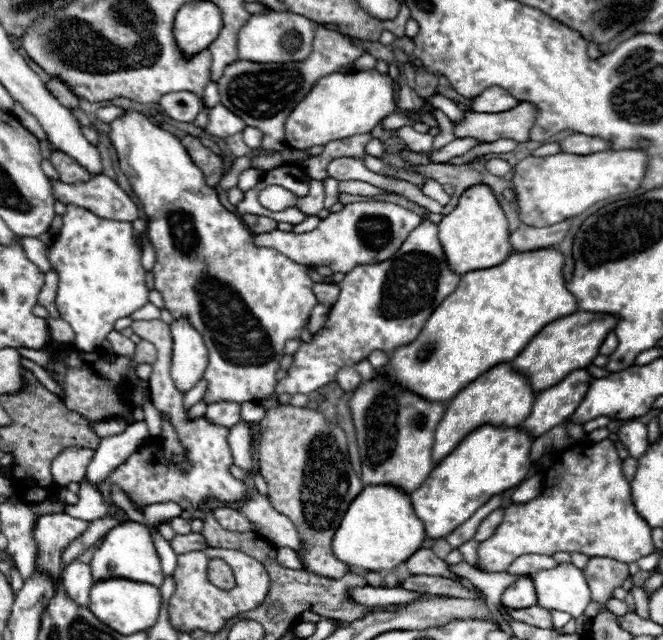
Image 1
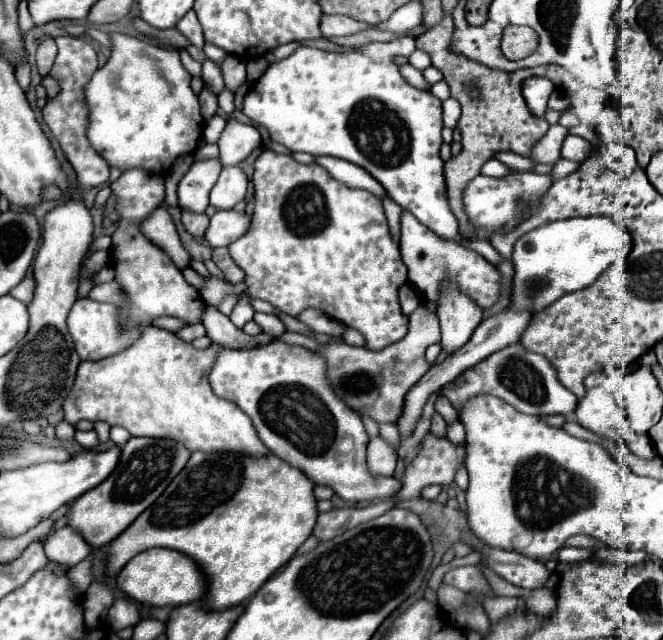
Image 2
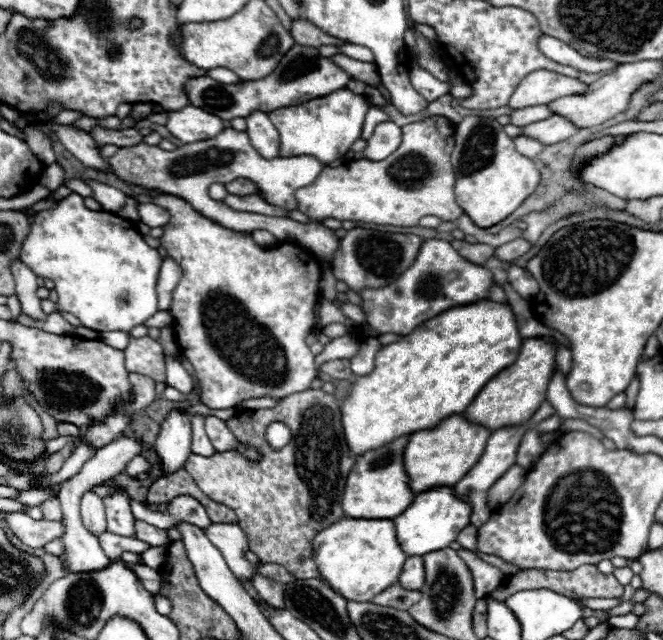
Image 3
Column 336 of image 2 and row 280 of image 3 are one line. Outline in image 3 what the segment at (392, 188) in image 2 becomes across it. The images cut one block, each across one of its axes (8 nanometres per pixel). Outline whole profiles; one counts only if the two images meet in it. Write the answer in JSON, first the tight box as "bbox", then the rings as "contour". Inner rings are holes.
{"bbox":[20,194,162,334],"contour":[[[70,194],[68,198],[60,200],[56,208],[36,212],[28,240],[24,240],[20,260],[24,260],[24,264],[34,274],[50,278],[56,284],[54,290],[58,294],[58,310],[74,314],[82,322],[82,326],[90,330],[96,332],[120,330],[128,334],[134,326],[144,324],[150,316],[158,312],[156,282],[162,266],[158,250],[150,248],[142,240],[134,222],[120,218],[116,214],[88,210],[78,194]]]}

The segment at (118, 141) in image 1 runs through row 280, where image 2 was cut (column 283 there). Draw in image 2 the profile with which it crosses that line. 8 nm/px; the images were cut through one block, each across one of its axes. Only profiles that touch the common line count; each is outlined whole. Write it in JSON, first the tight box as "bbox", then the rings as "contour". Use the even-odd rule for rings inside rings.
{"bbox":[228,150,408,350],"contour":[[[262,150],[262,154],[256,158],[254,162],[254,196],[256,196],[256,206],[254,206],[254,216],[252,216],[252,226],[250,230],[238,238],[236,242],[232,242],[228,246],[232,260],[244,270],[244,284],[246,284],[246,294],[250,298],[260,298],[270,302],[272,306],[276,306],[278,310],[282,310],[288,316],[298,316],[302,310],[306,308],[316,308],[322,310],[324,314],[328,314],[334,320],[344,322],[346,326],[358,330],[364,338],[366,338],[366,348],[370,350],[382,350],[398,340],[402,340],[408,332],[408,318],[402,314],[400,304],[398,304],[398,288],[402,284],[406,284],[406,266],[400,258],[400,248],[398,244],[392,240],[390,230],[388,230],[388,220],[384,216],[384,208],[378,196],[374,196],[368,190],[360,190],[360,188],[348,188],[344,184],[340,184],[336,178],[332,178],[322,166],[318,164],[300,164],[296,160],[292,160],[292,156],[284,156],[284,154],[276,154],[272,150]]]}

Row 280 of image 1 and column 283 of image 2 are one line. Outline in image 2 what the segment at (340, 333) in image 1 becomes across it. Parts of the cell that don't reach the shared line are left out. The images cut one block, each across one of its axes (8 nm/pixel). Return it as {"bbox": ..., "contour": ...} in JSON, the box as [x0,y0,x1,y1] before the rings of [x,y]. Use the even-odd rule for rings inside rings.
{"bbox":[208,340,400,504],"contour":[[[280,340],[250,348],[250,350],[222,348],[216,356],[216,362],[210,370],[208,380],[210,380],[212,390],[218,396],[234,402],[238,408],[242,408],[242,412],[246,412],[250,416],[250,420],[254,422],[254,428],[258,432],[258,438],[264,442],[264,446],[274,456],[300,468],[316,484],[330,486],[346,502],[350,502],[350,504],[372,502],[372,500],[396,496],[396,492],[400,490],[400,482],[394,476],[388,476],[388,478],[372,476],[368,472],[366,446],[368,446],[370,438],[364,430],[360,414],[352,412],[332,392],[332,386],[328,384],[328,376],[326,376],[326,364],[320,354],[314,354],[302,346],[286,344]]]}

